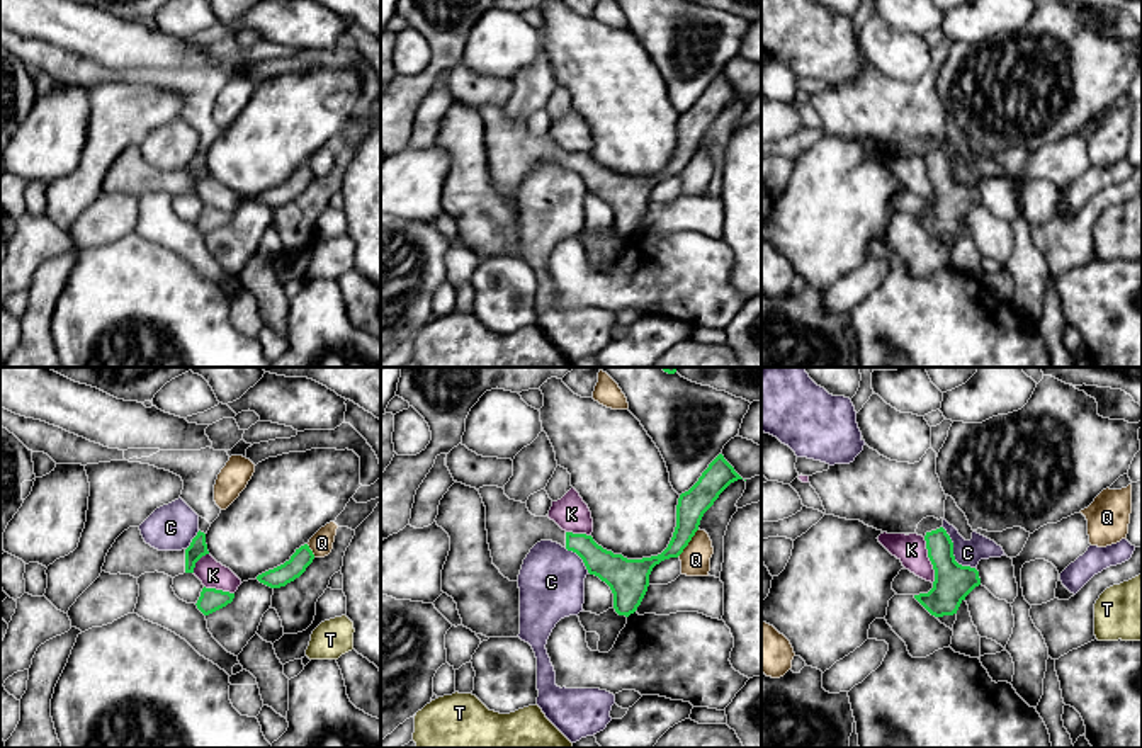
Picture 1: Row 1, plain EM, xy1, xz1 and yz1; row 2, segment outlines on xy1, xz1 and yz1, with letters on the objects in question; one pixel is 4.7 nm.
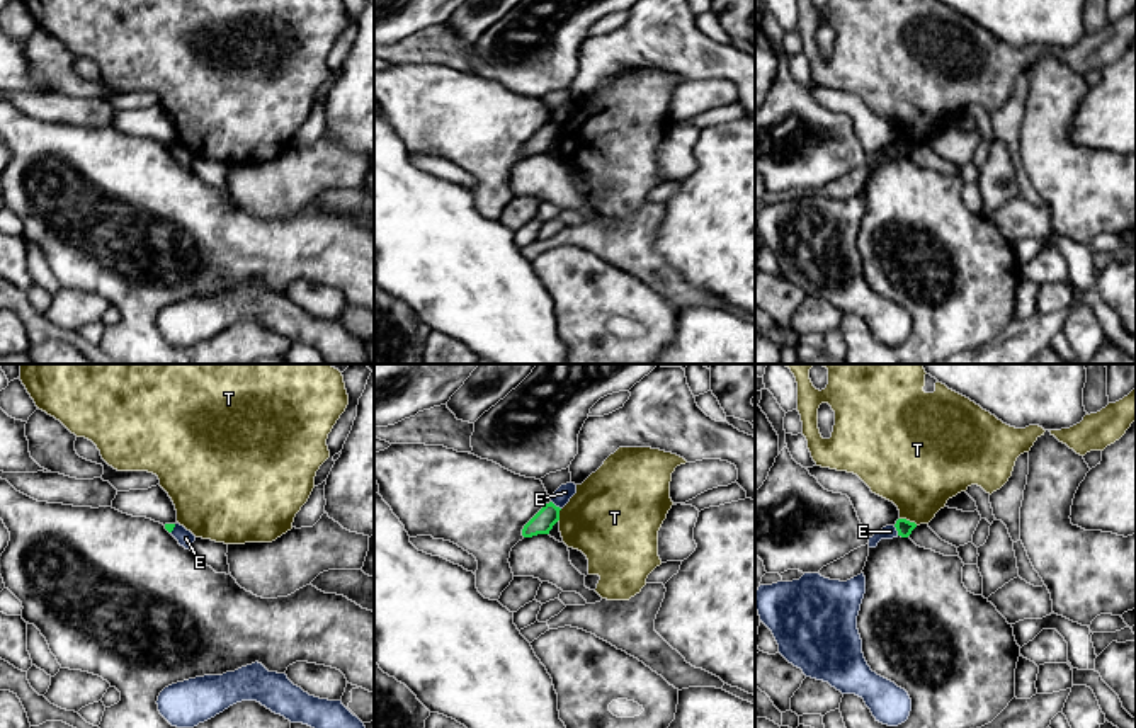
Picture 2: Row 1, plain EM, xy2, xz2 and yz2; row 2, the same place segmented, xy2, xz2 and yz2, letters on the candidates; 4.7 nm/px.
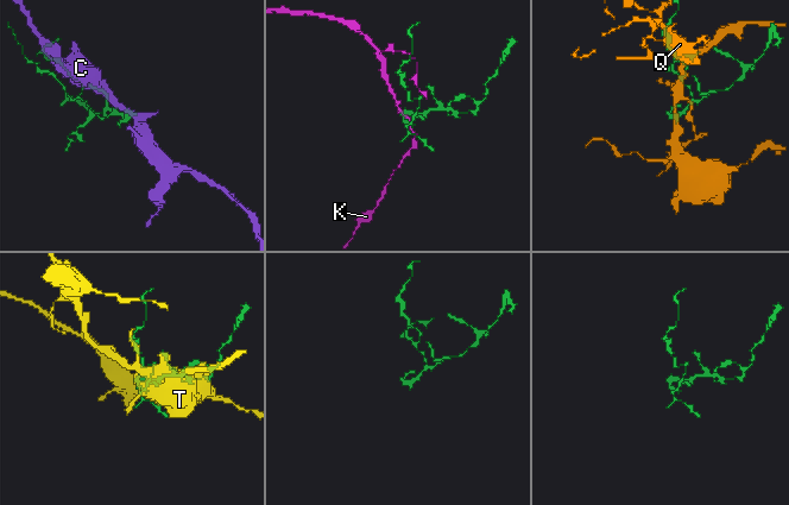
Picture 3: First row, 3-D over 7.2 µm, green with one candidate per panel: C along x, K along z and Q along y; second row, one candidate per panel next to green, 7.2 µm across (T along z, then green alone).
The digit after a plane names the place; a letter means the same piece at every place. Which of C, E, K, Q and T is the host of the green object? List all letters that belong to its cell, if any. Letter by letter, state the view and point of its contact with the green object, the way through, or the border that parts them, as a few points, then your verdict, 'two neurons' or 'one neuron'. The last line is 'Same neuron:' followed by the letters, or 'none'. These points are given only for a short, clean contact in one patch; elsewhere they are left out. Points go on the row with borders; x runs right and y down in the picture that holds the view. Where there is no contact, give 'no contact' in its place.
C: contact yz1 (952, 553); two neurons
E: contact xz2 (555, 506); border xz2 (551, 500), (560, 509); two neurons
K: contact yz1 (930, 560); border yz1 (923, 538), (933, 570), (933, 582); two neurons
Q: contact xz1 (689, 541); two neurons
T: contact yz2 (908, 521); two neurons
Same neuron: none

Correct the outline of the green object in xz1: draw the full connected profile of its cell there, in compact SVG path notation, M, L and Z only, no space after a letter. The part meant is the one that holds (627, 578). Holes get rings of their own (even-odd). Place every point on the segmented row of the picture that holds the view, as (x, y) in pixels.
M719 454L698 481L680 495L676 527L668 547L651 558L627 559L598 546L591 536L563 530L554 520L535 517L527 503L510 500L503 488L483 486L479 495L486 507L486 530L493 564L510 581L517 581L523 559L540 541L552 541L576 552L590 575L605 581L613 593L613 609L629 617L641 605L649 575L664 559L678 558L698 530L704 513L734 481L743 479Z

